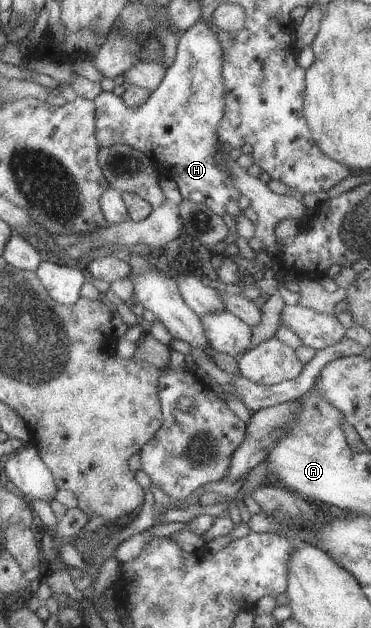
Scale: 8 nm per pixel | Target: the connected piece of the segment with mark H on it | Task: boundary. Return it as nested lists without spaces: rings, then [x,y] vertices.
[[[202,18],[198,23],[195,23],[191,28],[188,28],[177,40],[177,55],[175,57],[174,63],[167,69],[166,77],[162,82],[162,85],[153,92],[149,97],[149,100],[140,107],[133,108],[130,107],[122,95],[117,95],[112,91],[103,91],[94,101],[96,102],[96,118],[99,120],[96,124],[97,136],[100,147],[110,147],[113,145],[129,145],[133,148],[139,149],[143,154],[153,158],[153,162],[158,167],[159,172],[162,176],[172,177],[179,188],[180,194],[183,199],[193,201],[194,203],[208,206],[213,212],[216,212],[219,216],[225,216],[229,214],[234,219],[239,217],[242,212],[242,206],[240,205],[240,199],[243,194],[239,190],[239,187],[234,183],[235,175],[230,171],[229,167],[226,167],[226,162],[224,161],[224,154],[220,153],[220,148],[222,147],[222,142],[219,138],[219,127],[226,115],[226,80],[223,76],[224,69],[224,51],[221,50],[221,42],[219,42],[219,34],[217,30],[213,28],[213,18],[212,23],[205,22],[205,18]]]

